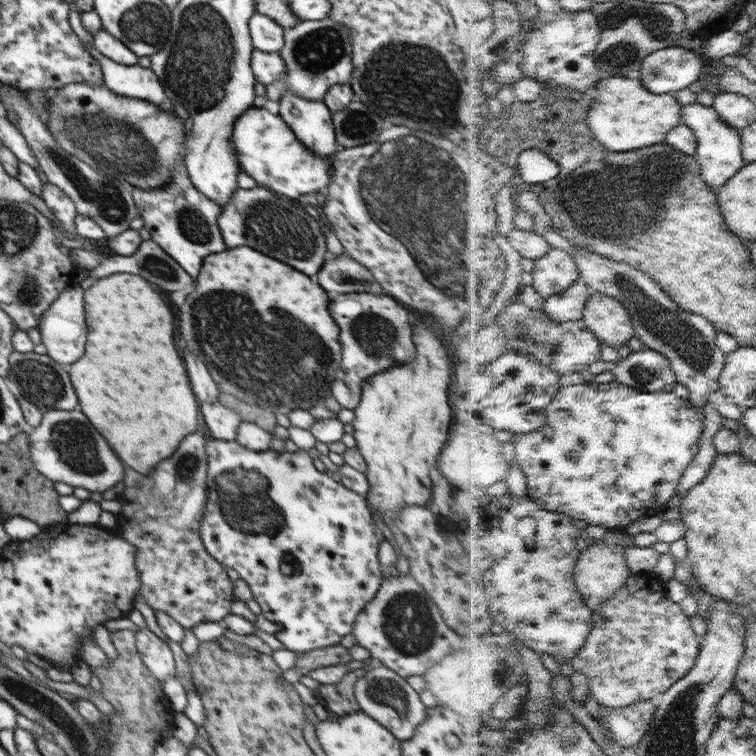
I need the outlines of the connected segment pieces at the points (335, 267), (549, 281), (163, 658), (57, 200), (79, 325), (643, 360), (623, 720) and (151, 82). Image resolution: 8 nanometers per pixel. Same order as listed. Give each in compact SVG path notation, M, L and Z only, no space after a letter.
M346 252L336 255L334 260L324 261L324 266L318 272L318 284L326 292L384 294L382 285L370 274L370 270Z
M555 247L536 261L533 274L534 286L545 300L582 280L581 268L574 254Z
M139 628L138 632L134 634L134 645L142 658L142 662L156 676L156 680L160 680L159 684L163 686L168 676L175 676L176 665L172 650L166 642L148 628Z
M50 181L41 185L41 198L46 203L46 206L54 213L54 216L67 232L68 238L76 237L76 224L74 218L77 216L75 205L72 199L62 192L58 186Z
M77 283L62 290L58 298L44 312L38 324L42 344L48 351L46 356L60 364L72 364L84 354L84 344L88 336L84 322L84 291Z
M654 349L632 352L613 373L616 379L640 392L670 392L680 381L666 353Z
M642 701L626 708L602 706L602 722L610 730L618 746L637 749L656 718L656 701Z
M80 39L86 50L101 64L104 76L103 84L115 94L152 102L165 112L174 112L172 102L166 97L156 73L151 68L141 68L140 65L123 65L104 56L92 44Z

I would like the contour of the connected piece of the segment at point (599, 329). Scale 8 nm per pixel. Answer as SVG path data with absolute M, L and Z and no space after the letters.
M594 292L586 306L584 319L605 344L621 349L637 337L632 313L619 299L603 292Z

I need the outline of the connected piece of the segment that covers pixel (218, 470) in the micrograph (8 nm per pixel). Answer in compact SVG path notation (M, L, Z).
M212 439L206 442L205 451L208 459L206 484L209 487L209 494L208 502L204 507L204 518L200 521L200 538L204 542L203 548L220 565L224 564L234 569L240 575L240 579L248 583L254 596L253 600L260 605L264 618L280 626L280 630L274 635L285 645L286 649L298 653L338 645L347 635L351 635L358 614L376 595L381 586L382 572L385 571L377 558L378 548L385 537L375 523L367 505L366 496L352 492L328 476L326 472L318 471L312 464L308 451L304 449L298 449L292 453L287 450L279 453L273 449L256 452L254 449L244 448L235 440Z

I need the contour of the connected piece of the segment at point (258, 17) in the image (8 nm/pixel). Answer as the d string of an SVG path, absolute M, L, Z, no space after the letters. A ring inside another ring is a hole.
M254 13L249 20L250 36L254 49L278 53L284 46L284 30L277 22L269 16Z

